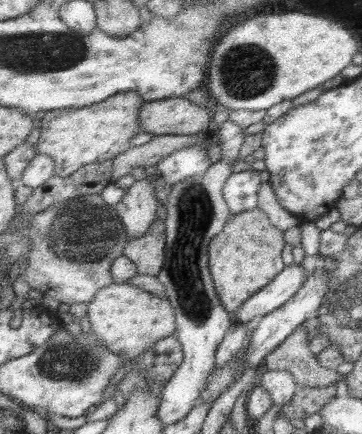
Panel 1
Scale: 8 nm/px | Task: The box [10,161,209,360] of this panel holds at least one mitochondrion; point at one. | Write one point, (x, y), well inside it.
(84, 231)

